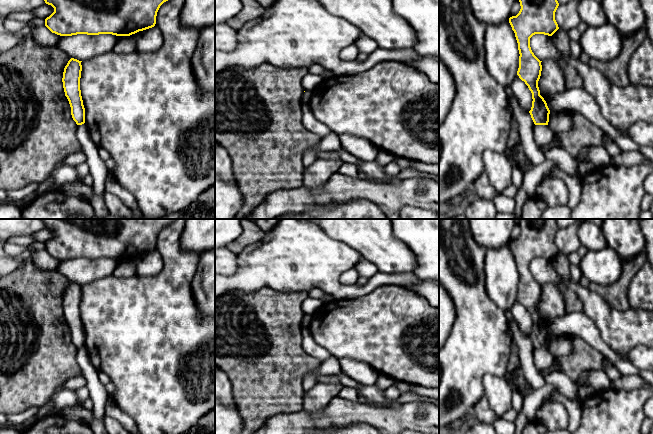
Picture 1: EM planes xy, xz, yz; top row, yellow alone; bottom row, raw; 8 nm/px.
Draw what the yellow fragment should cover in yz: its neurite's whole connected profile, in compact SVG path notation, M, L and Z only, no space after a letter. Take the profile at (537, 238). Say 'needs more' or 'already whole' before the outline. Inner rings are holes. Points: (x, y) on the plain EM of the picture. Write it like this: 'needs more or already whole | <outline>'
already whole | M520 219L519 226L519 237L509 242L520 278L517 299L532 317L529 337L534 348L548 349L550 334L538 311L542 285L532 276L530 262L535 258L552 260L559 253L555 244L559 227L556 219Z

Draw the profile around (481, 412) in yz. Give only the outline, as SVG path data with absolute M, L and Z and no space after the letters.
M484 396L473 407L471 418L478 422L492 424L498 418L490 408L488 400Z

